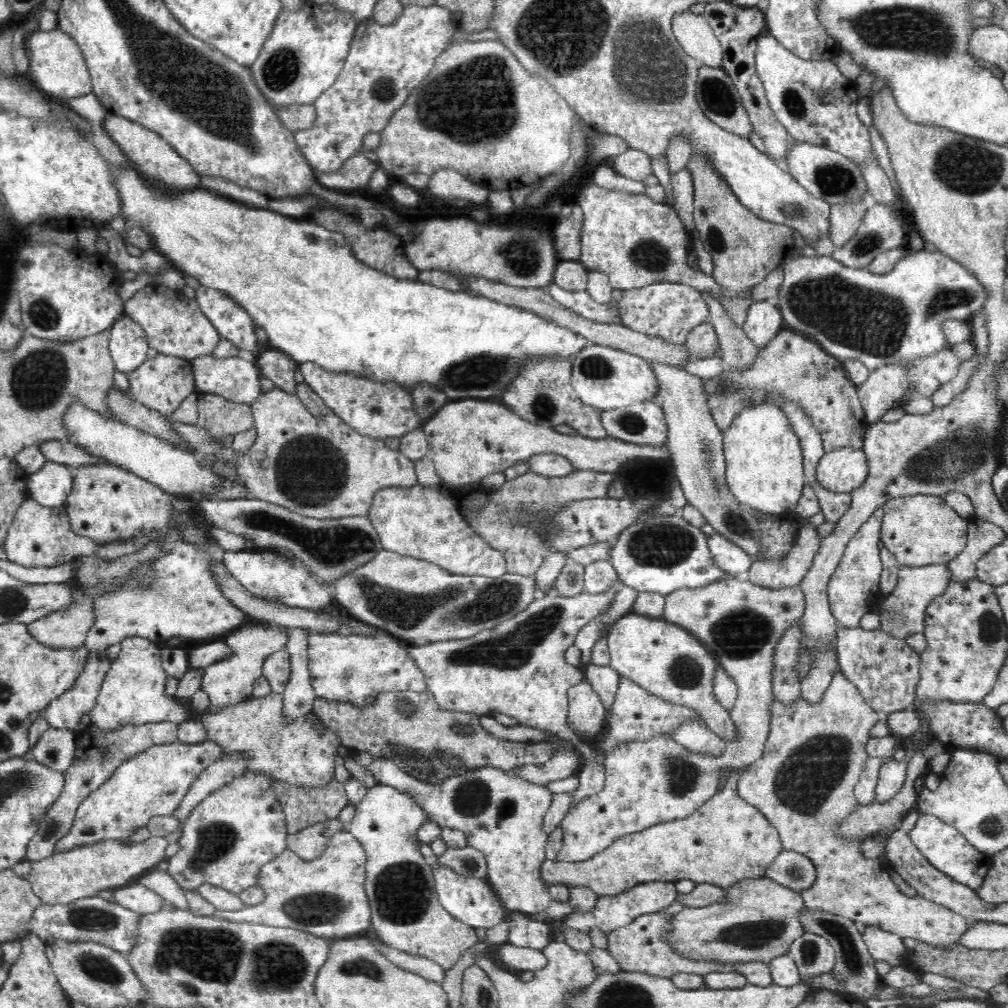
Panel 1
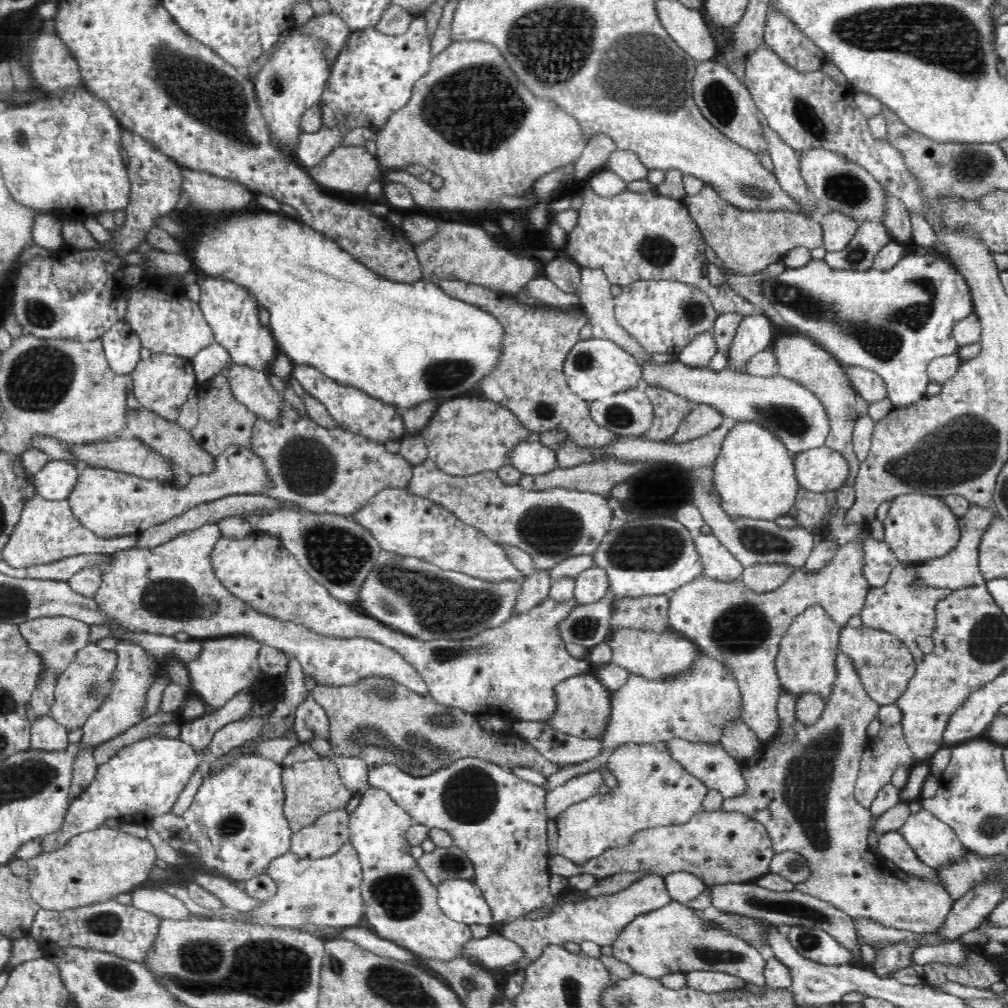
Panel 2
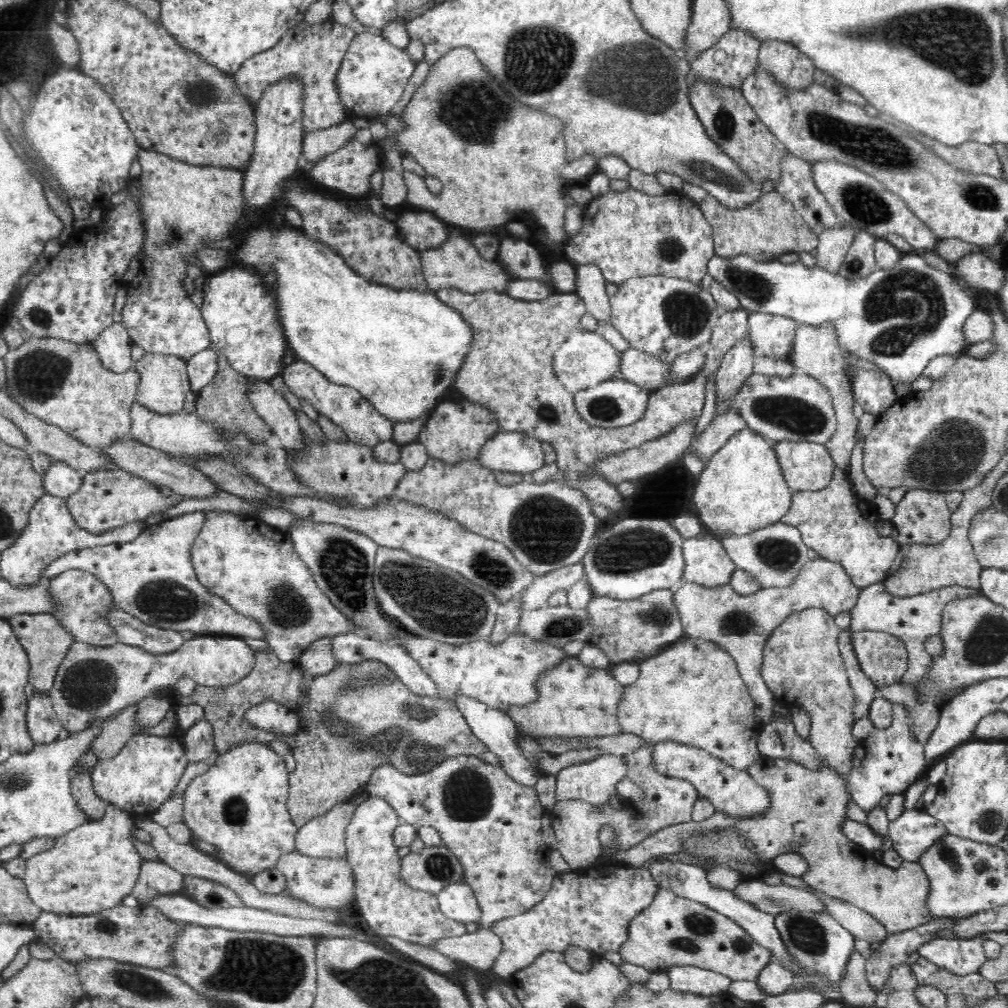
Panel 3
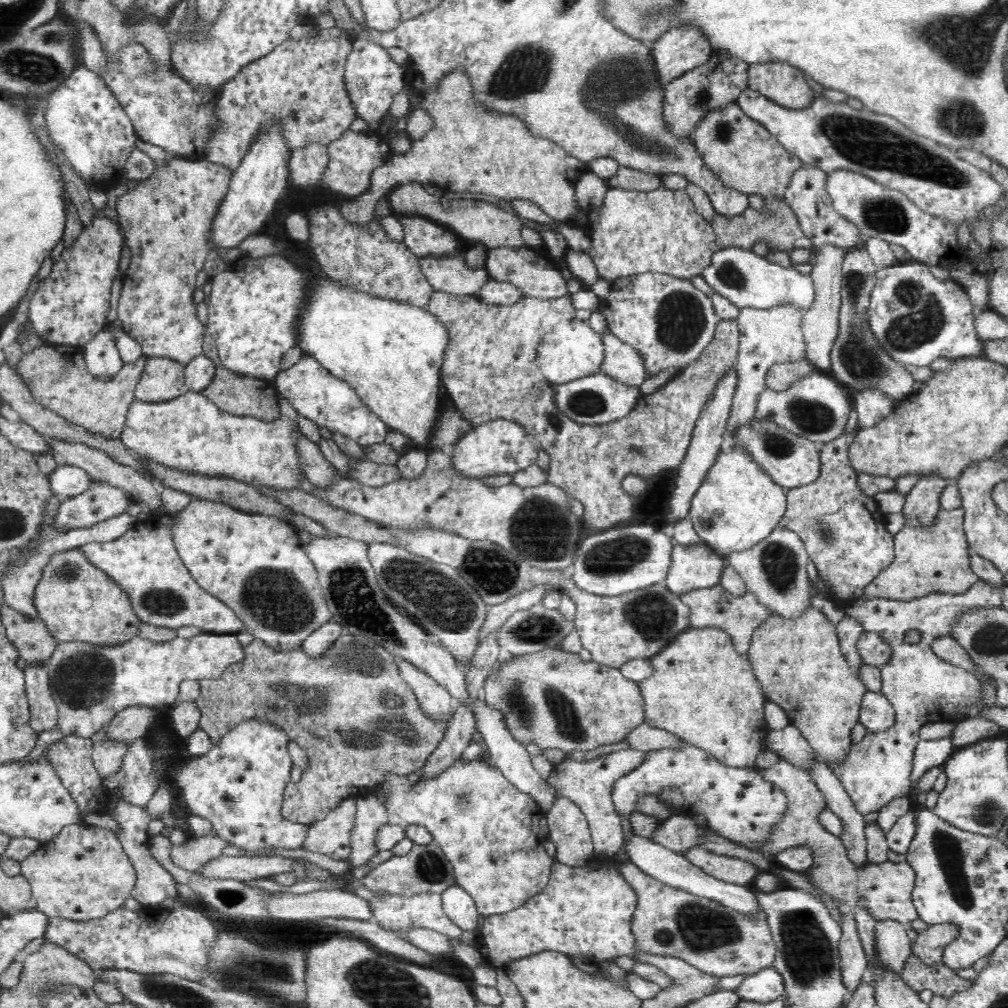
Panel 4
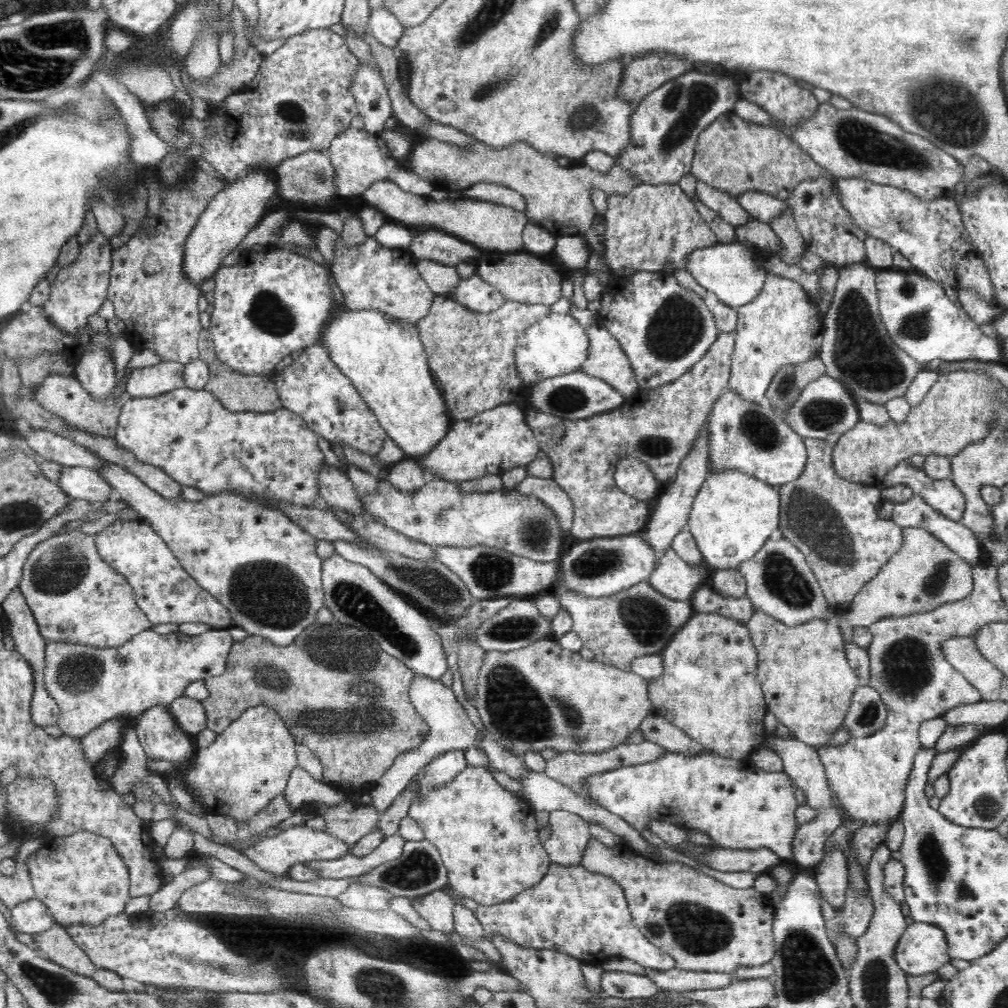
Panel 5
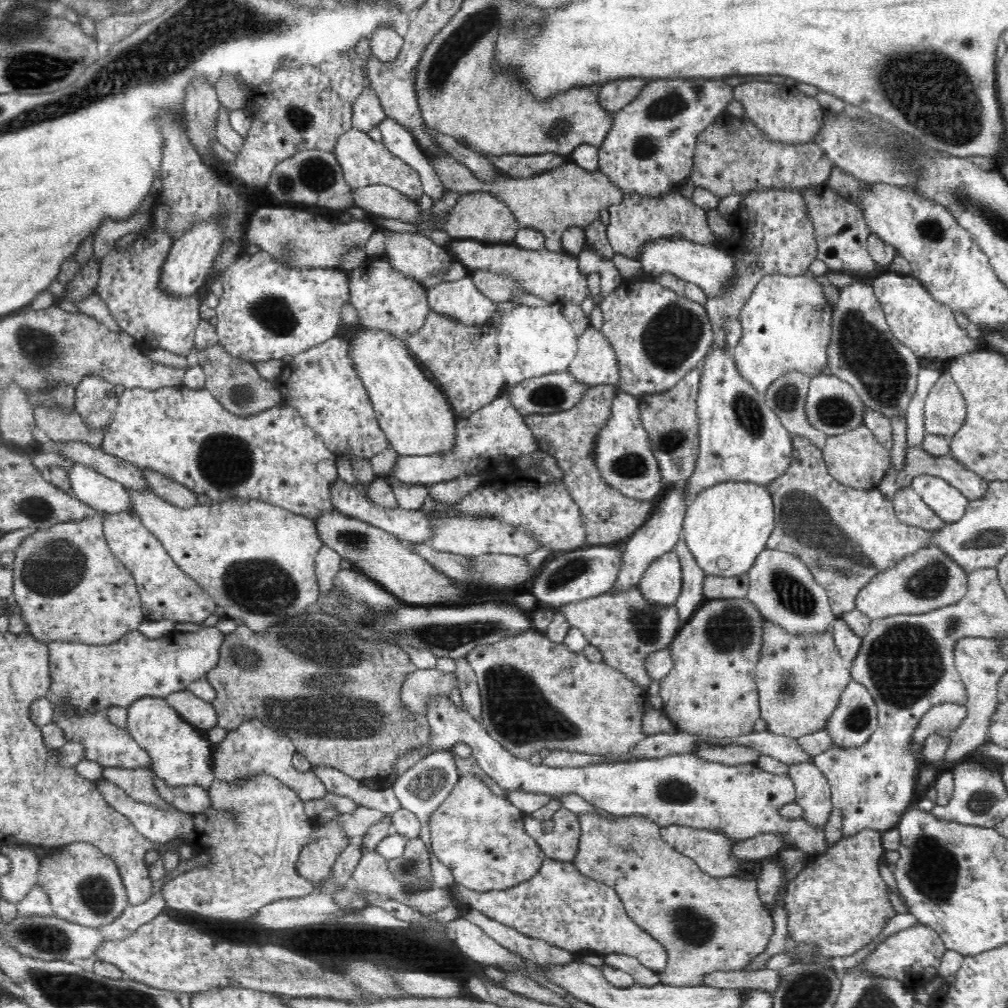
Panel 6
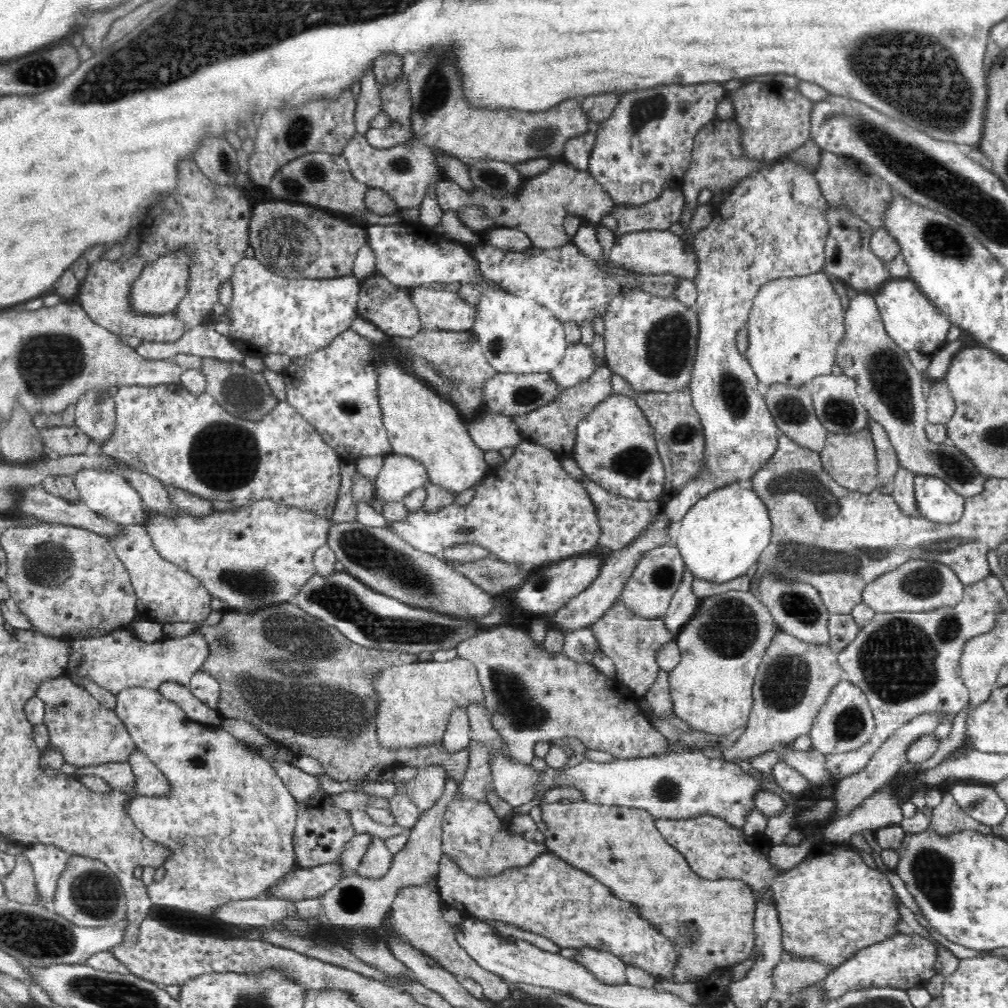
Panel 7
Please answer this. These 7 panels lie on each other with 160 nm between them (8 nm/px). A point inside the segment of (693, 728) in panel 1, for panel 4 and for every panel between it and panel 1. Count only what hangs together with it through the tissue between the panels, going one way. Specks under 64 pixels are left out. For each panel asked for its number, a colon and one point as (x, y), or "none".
2: (708, 762)
3: (731, 791)
4: (739, 804)

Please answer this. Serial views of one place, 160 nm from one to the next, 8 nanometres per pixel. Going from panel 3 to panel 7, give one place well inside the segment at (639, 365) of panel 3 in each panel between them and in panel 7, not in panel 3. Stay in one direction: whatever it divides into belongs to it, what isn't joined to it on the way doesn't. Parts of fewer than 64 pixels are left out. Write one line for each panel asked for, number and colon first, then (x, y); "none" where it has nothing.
4: (621, 361)
5: (606, 360)
6: (595, 363)
7: (578, 364)

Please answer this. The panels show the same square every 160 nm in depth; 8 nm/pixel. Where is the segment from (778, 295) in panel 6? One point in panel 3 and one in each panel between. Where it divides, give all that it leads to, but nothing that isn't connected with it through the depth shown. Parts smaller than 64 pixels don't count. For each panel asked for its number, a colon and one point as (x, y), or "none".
3: (771, 335)
4: (768, 337)
5: (782, 326)

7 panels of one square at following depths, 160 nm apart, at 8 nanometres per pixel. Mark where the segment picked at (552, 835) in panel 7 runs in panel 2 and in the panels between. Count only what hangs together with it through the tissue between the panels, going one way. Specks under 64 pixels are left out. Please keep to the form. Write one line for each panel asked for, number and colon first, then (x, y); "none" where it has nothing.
2: (673, 938)
3: (671, 930)
4: (668, 921)
5: (705, 925)
6: (706, 924)

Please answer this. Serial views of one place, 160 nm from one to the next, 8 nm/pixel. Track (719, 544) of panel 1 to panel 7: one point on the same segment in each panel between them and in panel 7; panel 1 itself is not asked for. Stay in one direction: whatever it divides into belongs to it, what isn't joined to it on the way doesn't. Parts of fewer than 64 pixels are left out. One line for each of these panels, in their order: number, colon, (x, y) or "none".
2: (718, 563)
3: (706, 563)
4: (693, 567)
5: (675, 579)
6: (661, 584)
7: (648, 592)

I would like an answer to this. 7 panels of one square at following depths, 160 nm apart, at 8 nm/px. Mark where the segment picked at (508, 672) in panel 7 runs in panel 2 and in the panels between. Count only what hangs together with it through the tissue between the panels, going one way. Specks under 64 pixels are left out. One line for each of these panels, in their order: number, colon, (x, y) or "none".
2: (583, 709)
3: (574, 701)
4: (551, 698)
5: (541, 696)
6: (535, 693)

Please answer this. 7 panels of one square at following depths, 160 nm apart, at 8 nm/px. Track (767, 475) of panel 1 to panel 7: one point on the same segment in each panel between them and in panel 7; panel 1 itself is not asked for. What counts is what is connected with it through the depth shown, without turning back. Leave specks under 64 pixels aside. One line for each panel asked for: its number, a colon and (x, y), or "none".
2: (754, 476)
3: (742, 489)
4: (738, 505)
5: (733, 515)
6: (726, 527)
7: (722, 536)

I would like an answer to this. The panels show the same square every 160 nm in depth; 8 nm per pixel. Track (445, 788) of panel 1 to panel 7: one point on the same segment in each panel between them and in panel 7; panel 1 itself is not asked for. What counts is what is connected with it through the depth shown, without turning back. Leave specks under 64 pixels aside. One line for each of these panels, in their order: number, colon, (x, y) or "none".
2: (499, 820)
3: (491, 823)
4: (488, 829)
5: (487, 838)
6: (480, 836)
7: (472, 834)

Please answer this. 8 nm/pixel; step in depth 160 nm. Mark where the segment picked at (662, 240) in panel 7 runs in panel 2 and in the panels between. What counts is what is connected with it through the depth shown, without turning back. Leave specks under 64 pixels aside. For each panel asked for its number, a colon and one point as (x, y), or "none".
2: (894, 322)
3: (900, 318)
4: (746, 279)
5: (729, 270)
6: (711, 268)

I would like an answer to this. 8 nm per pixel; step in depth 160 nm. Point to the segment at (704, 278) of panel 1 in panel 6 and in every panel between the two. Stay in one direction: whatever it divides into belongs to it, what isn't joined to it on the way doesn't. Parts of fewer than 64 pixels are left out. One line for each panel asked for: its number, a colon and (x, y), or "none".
2: (632, 237)
3: (628, 234)
4: (633, 232)
5: (652, 224)
6: (639, 219)

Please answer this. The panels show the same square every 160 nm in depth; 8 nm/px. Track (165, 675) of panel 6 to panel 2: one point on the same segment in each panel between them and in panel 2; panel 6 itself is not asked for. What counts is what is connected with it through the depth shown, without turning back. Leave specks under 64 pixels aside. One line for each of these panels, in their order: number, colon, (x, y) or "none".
2: (226, 666)
3: (93, 682)
4: (91, 684)
5: (91, 685)

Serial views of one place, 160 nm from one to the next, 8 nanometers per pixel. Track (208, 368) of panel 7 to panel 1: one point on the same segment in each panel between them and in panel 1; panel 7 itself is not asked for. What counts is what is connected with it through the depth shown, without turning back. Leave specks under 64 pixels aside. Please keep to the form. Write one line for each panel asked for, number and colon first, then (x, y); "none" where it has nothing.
1: (221, 417)
2: (223, 421)
3: (224, 402)
4: (233, 393)
5: (238, 392)
6: (236, 384)

